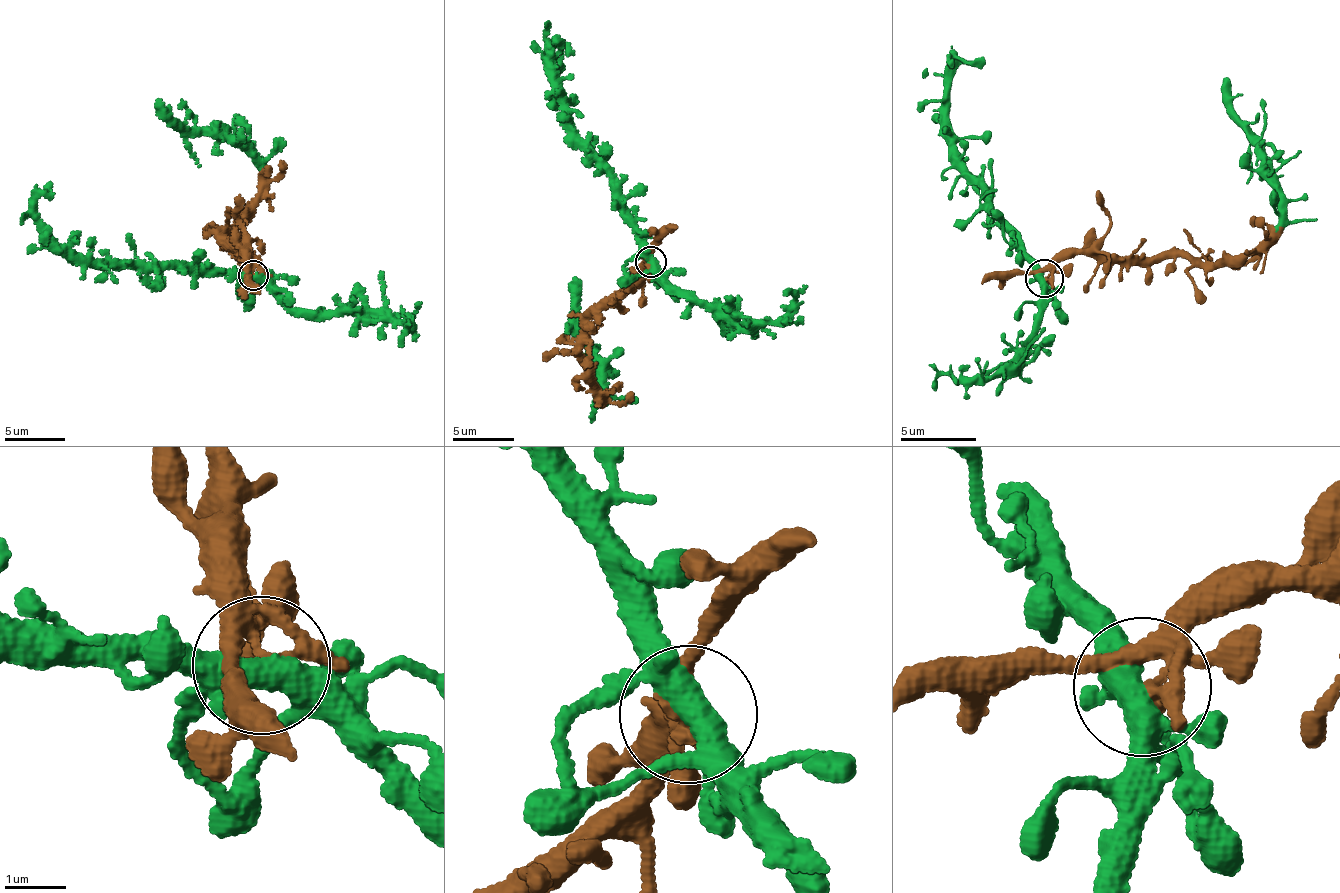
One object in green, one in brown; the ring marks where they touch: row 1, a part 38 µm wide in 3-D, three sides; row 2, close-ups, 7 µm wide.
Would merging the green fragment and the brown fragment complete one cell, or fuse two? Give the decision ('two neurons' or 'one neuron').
one neuron

